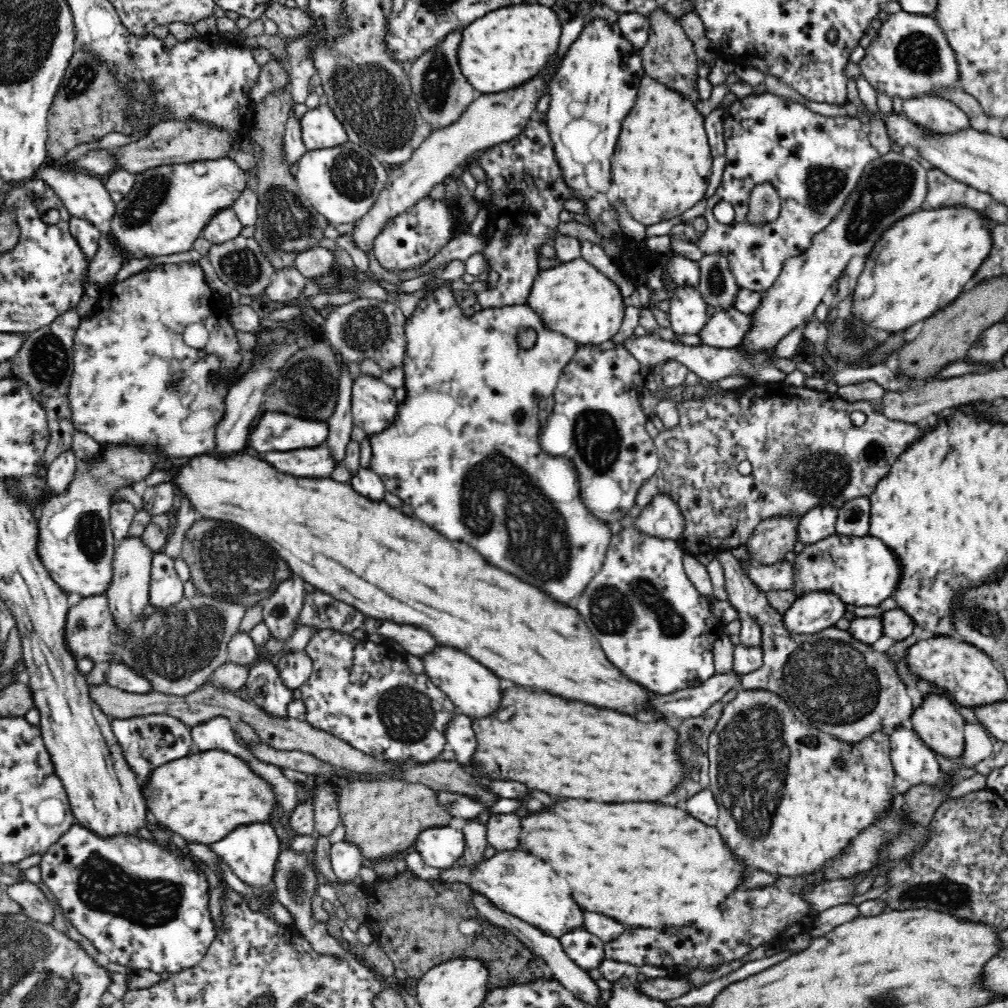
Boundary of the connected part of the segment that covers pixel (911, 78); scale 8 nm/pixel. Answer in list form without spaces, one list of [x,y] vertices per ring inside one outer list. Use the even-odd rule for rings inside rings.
[[[901,10],[897,13],[889,14],[887,16],[887,19],[884,22],[878,22],[877,26],[879,26],[879,31],[878,31],[879,35],[875,39],[873,38],[873,41],[870,43],[870,45],[867,48],[865,48],[865,57],[860,62],[858,62],[860,67],[861,67],[861,73],[865,76],[866,80],[868,80],[868,82],[870,82],[870,84],[872,85],[874,90],[876,90],[876,92],[884,92],[884,94],[887,94],[888,96],[891,96],[892,98],[895,97],[895,96],[898,96],[899,98],[901,98],[905,102],[908,99],[919,99],[920,97],[925,97],[925,96],[930,96],[930,95],[934,95],[937,98],[937,92],[940,89],[943,89],[944,87],[949,87],[949,86],[960,87],[960,89],[962,89],[962,91],[963,91],[963,88],[961,88],[961,86],[959,86],[960,73],[959,73],[958,63],[957,63],[957,60],[956,60],[956,57],[955,57],[955,52],[952,50],[950,43],[947,41],[945,32],[940,28],[940,25],[936,22],[934,15],[933,16],[931,16],[931,15],[919,15],[919,14],[909,13],[909,12],[906,12],[904,10]]]

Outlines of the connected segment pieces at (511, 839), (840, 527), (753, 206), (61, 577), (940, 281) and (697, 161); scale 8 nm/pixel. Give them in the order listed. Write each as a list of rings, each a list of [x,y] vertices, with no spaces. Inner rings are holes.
[[[515,813],[492,815],[485,825],[488,844],[497,851],[518,849],[522,824],[522,818]]]
[[[861,496],[838,510],[836,516],[836,534],[844,536],[866,536],[870,526],[870,499]]]
[[[757,184],[749,194],[749,209],[746,221],[752,225],[762,225],[778,218],[781,201],[778,191],[770,184]]]
[[[106,445],[101,448],[101,455],[96,455],[89,461],[79,461],[75,470],[74,480],[68,486],[68,492],[48,493],[35,507],[37,513],[37,527],[39,542],[36,543],[36,552],[47,568],[50,576],[62,589],[80,594],[83,597],[96,596],[107,591],[113,573],[113,558],[118,542],[115,540],[109,521],[109,508],[112,496],[121,488],[132,488],[140,480],[152,473],[156,464],[160,464],[164,457],[148,447],[132,447],[123,445]]]
[[[954,206],[954,208],[940,208],[938,210],[923,208],[916,210],[915,213],[902,218],[897,221],[892,228],[889,228],[887,232],[876,242],[874,249],[866,256],[865,268],[858,278],[858,284],[853,293],[852,298],[852,330],[855,335],[850,335],[852,339],[859,339],[862,335],[861,332],[866,332],[866,330],[884,330],[888,334],[897,333],[900,331],[905,331],[906,329],[914,326],[914,323],[920,322],[920,320],[926,320],[929,316],[932,316],[936,311],[942,310],[945,306],[948,306],[951,302],[954,302],[958,295],[960,295],[964,286],[968,284],[976,274],[977,270],[983,264],[984,260],[988,258],[988,254],[992,251],[993,241],[991,234],[991,226],[989,225],[989,220],[983,218],[983,216],[978,211],[973,209],[961,208],[960,206]]]
[[[642,76],[636,104],[622,124],[612,158],[612,180],[619,188],[619,200],[646,227],[684,214],[704,198],[709,185],[712,156],[702,114],[682,96],[651,76]]]

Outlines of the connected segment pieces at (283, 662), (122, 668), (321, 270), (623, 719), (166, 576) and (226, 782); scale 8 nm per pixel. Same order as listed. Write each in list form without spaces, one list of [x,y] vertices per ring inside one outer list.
[[[305,650],[278,655],[274,658],[282,683],[288,689],[300,689],[312,674],[312,659]]]
[[[111,663],[104,672],[104,683],[113,688],[125,690],[133,694],[147,694],[152,692],[152,685],[145,676],[140,676],[122,663]]]
[[[318,246],[296,257],[293,267],[304,279],[316,280],[330,275],[336,264],[336,256],[333,252]]]
[[[508,688],[502,696],[502,706],[516,706],[516,712],[508,720],[498,720],[498,714],[484,716],[484,720],[472,720],[476,735],[476,750],[472,754],[475,770],[490,780],[518,780],[528,788],[564,796],[584,798],[600,802],[656,802],[676,788],[684,768],[676,754],[678,735],[664,721],[638,722],[632,716],[612,710],[598,710],[582,702],[566,702],[550,694],[534,694],[522,688]]]
[[[154,553],[152,556],[149,602],[154,607],[170,607],[184,598],[184,582],[178,578],[173,561],[164,553]]]
[[[220,750],[199,751],[156,767],[141,785],[147,814],[153,822],[181,836],[186,842],[212,845],[232,830],[248,824],[268,824],[273,810],[281,808],[272,787],[260,778],[244,761]]]

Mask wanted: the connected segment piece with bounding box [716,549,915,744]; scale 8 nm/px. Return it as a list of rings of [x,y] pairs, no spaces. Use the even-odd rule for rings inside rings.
[[[724,549],[722,553],[716,554],[716,557],[725,574],[725,587],[731,605],[741,614],[756,619],[763,634],[761,640],[763,663],[754,672],[741,677],[740,688],[774,692],[786,702],[799,722],[816,726],[816,728],[826,724],[830,728],[828,734],[848,744],[858,744],[874,731],[886,732],[890,736],[895,726],[909,725],[915,705],[890,655],[872,651],[872,645],[856,640],[847,630],[841,630],[835,626],[817,633],[791,633],[786,628],[783,615],[770,606],[766,593],[758,590],[756,584],[744,573],[740,561],[734,558],[732,551]]]

